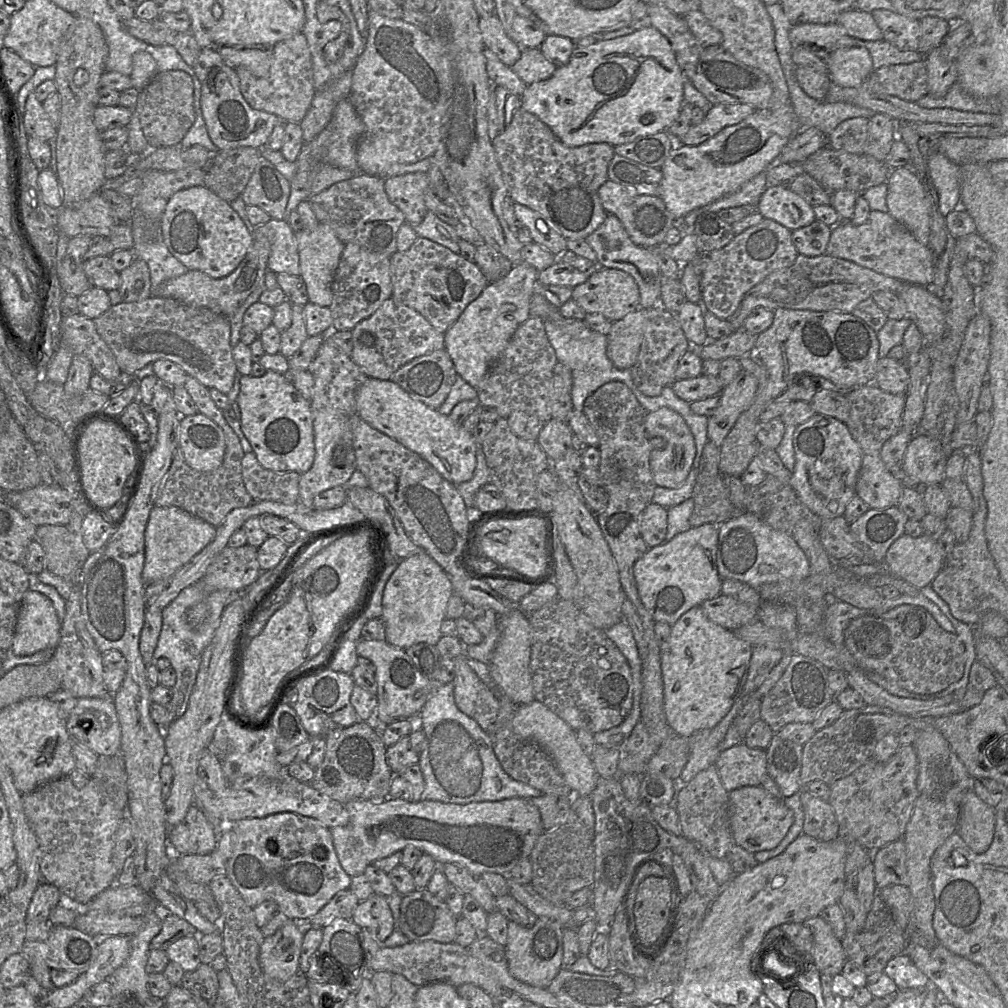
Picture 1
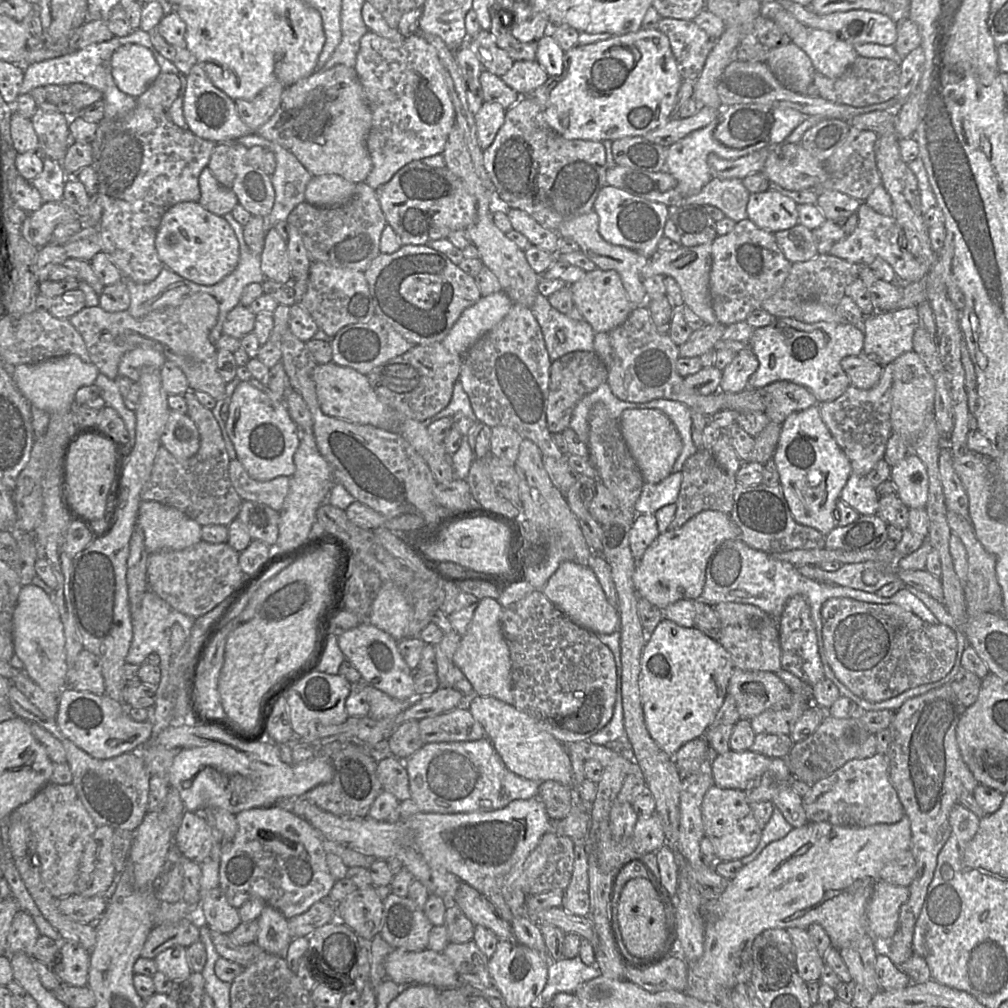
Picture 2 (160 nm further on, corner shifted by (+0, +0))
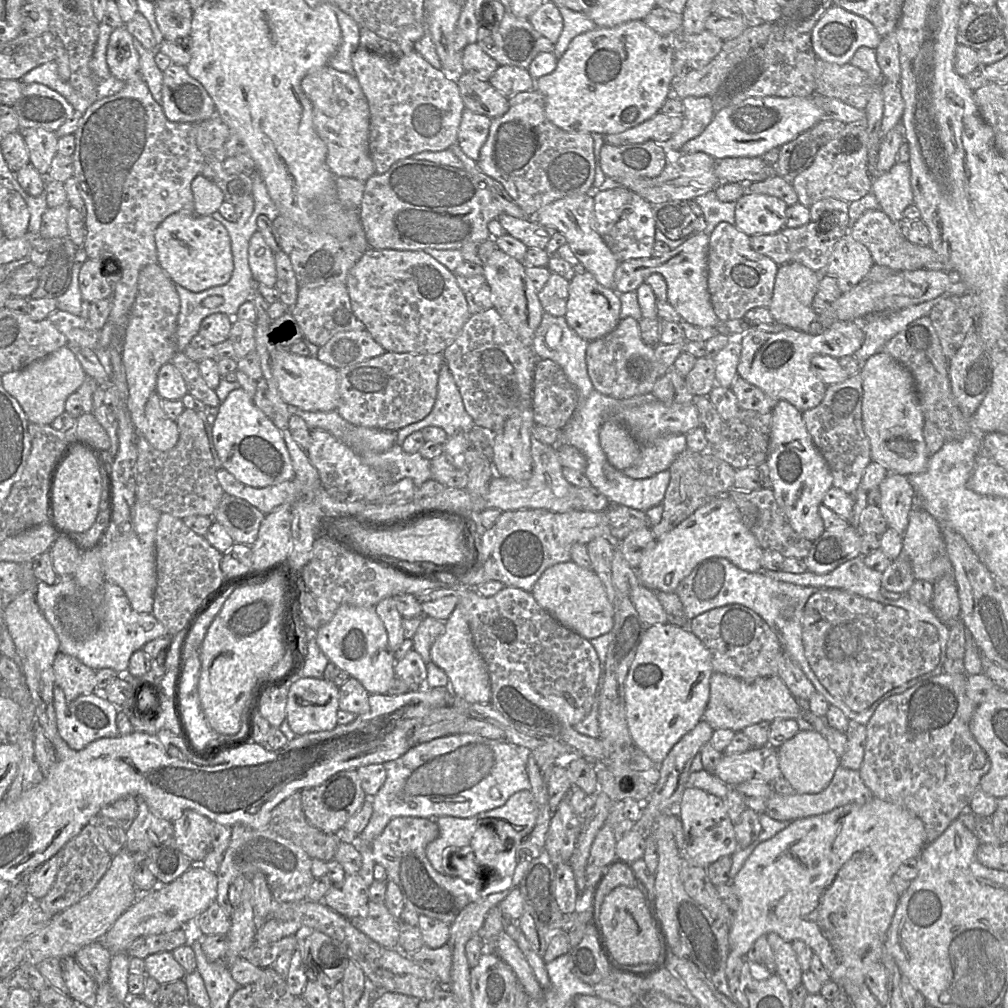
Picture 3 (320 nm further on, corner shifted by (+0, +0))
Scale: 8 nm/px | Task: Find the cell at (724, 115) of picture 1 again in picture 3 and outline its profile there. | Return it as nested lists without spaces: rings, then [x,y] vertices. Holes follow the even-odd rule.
[[[658,113],[642,124],[618,134],[605,135],[605,143],[613,146],[654,141],[667,142],[682,126],[682,116]]]

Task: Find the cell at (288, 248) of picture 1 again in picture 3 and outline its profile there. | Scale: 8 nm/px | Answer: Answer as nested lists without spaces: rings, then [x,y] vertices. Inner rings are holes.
[[[256,231],[250,238],[248,262],[255,284],[260,283],[268,287],[276,284],[275,254],[259,231]]]

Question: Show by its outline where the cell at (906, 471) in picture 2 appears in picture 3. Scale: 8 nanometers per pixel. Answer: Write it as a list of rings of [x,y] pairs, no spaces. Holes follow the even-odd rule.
[[[889,474],[879,486],[880,509],[889,528],[903,535],[908,526],[909,514],[915,506],[915,490],[907,476]]]

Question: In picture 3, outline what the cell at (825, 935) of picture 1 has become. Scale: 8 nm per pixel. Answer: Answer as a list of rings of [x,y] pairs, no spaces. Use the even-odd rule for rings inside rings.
[[[769,933],[767,941],[773,951],[776,973],[782,979],[789,991],[802,984],[802,969],[797,961],[791,943],[783,940],[776,933]]]

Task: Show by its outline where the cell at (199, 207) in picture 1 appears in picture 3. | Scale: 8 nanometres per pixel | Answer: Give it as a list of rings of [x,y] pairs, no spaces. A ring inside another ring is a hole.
[[[178,212],[166,217],[155,231],[157,263],[174,284],[192,292],[202,292],[226,284],[234,264],[231,240],[226,228],[211,215]]]

